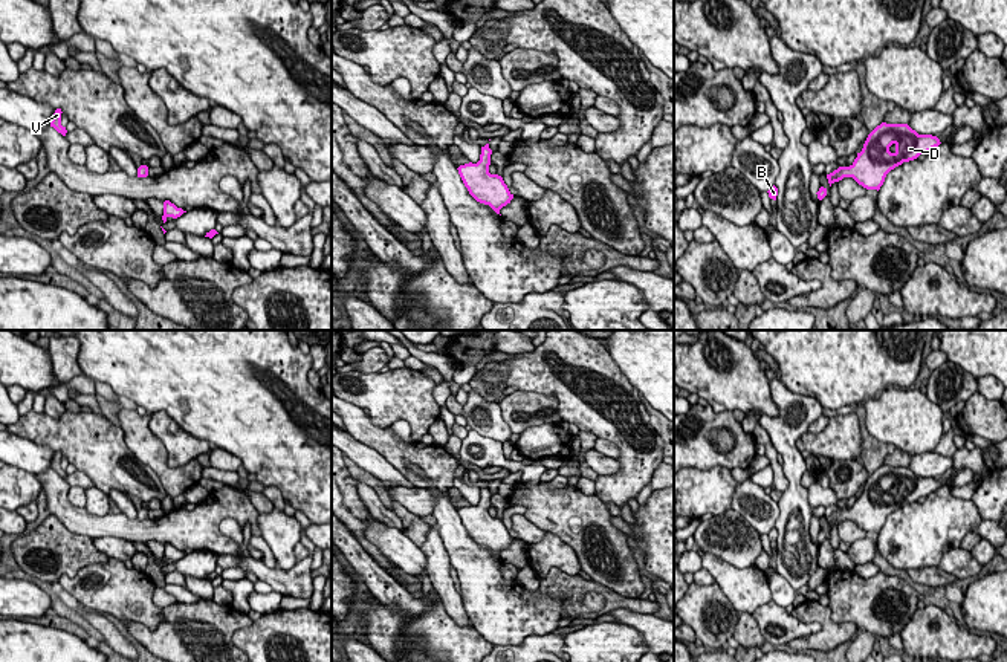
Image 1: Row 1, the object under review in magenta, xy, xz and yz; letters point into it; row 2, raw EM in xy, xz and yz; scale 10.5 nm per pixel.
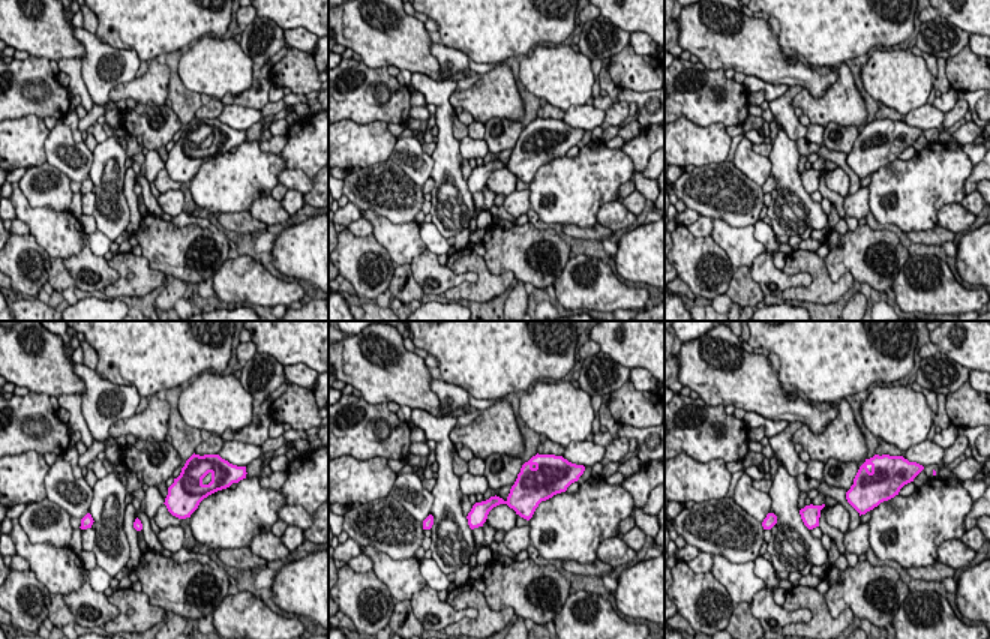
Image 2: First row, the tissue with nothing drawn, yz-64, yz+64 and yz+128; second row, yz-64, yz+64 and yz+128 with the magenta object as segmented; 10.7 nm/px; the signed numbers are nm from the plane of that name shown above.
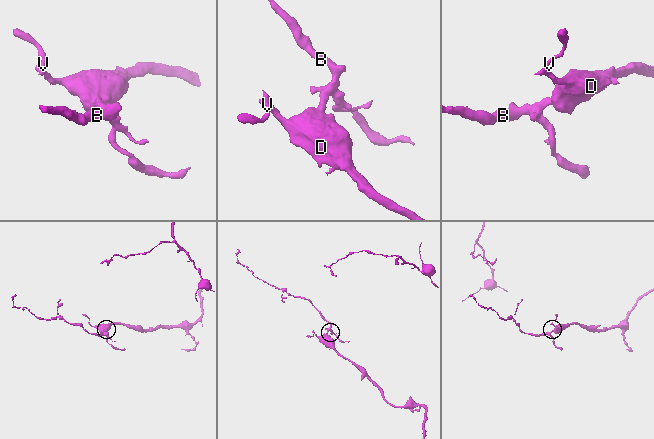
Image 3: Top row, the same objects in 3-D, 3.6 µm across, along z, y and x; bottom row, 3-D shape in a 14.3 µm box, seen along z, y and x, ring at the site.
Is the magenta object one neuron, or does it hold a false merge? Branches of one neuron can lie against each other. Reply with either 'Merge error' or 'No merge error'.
No merge error

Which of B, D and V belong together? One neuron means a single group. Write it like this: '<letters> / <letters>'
B D V

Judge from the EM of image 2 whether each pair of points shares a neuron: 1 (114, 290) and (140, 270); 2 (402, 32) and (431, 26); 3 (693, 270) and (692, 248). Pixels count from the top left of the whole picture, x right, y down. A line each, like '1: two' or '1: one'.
1: one
2: two
3: one

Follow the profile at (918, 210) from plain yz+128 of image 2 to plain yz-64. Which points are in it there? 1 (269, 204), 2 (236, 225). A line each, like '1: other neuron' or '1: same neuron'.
1: other neuron
2: other neuron

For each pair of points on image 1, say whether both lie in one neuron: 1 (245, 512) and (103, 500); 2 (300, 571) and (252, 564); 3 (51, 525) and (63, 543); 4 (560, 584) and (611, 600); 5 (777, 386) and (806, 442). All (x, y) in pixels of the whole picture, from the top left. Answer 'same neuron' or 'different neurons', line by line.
1: different neurons
2: same neuron
3: same neuron
4: same neuron
5: different neurons

